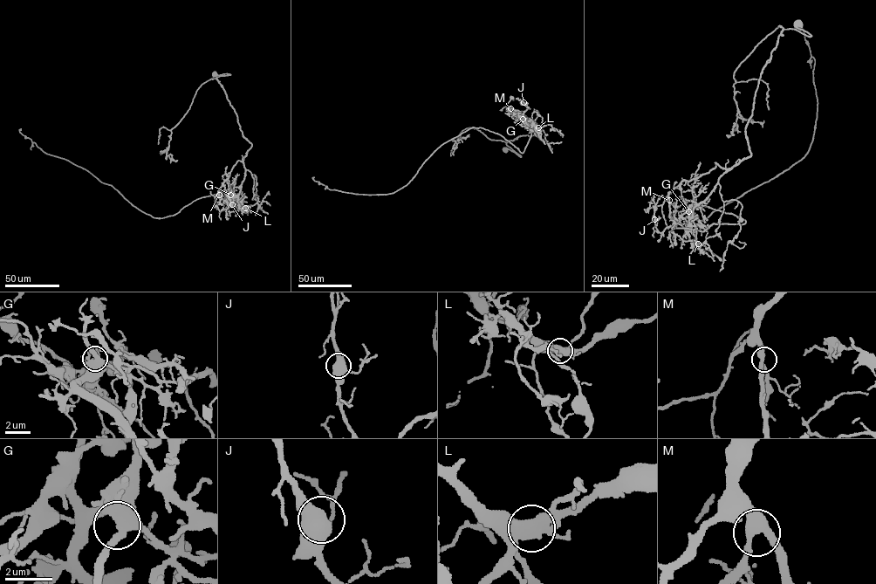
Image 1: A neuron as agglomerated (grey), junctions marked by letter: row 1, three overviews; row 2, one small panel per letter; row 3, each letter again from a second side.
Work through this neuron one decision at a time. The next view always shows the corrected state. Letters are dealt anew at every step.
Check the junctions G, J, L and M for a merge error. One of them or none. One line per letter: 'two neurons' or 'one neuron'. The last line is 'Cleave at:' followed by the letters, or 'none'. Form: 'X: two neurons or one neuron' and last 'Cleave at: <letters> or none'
G: one neuron
J: one neuron
L: two neurons
M: one neuron
Cleave at: L

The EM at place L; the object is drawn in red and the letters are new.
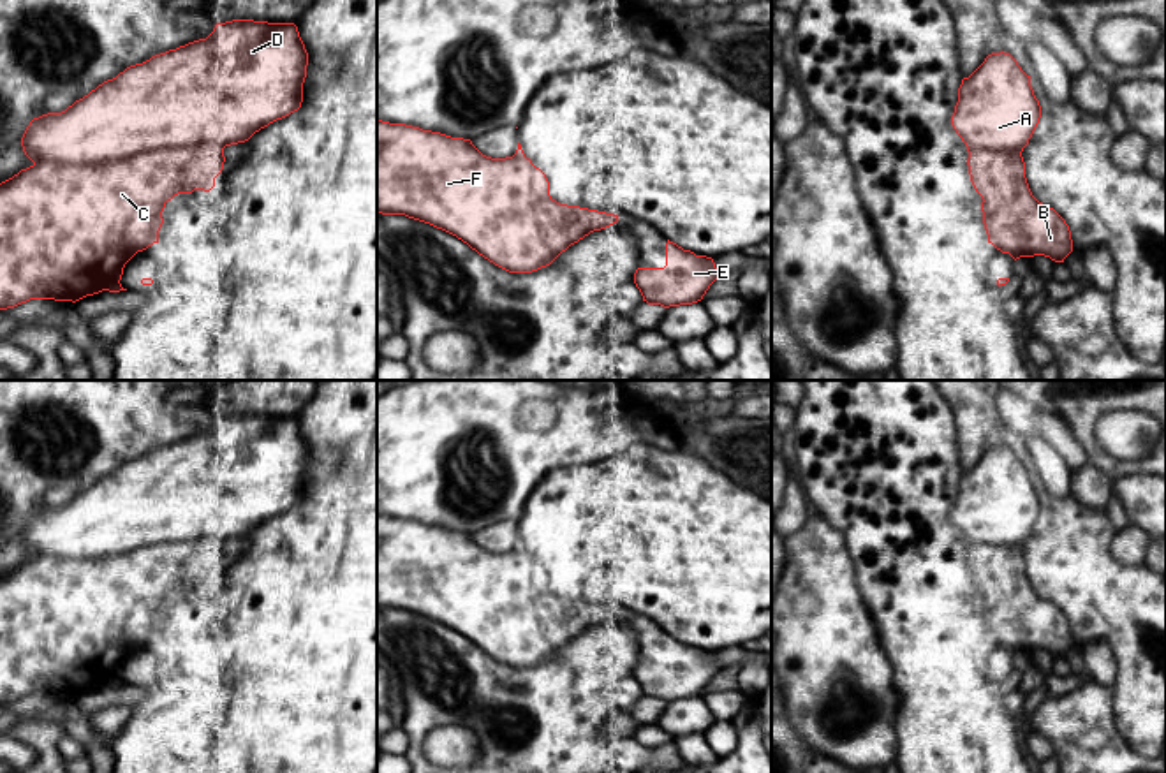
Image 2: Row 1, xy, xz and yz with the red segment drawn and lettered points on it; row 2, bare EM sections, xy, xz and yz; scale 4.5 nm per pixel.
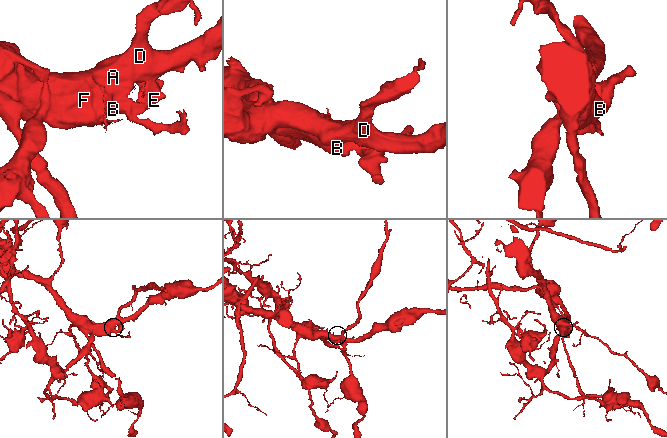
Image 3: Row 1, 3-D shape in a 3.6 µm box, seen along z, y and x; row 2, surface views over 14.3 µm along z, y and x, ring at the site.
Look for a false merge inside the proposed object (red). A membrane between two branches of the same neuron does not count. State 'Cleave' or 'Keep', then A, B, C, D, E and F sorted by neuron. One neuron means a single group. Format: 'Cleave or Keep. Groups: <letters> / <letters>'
Cleave. Groups: A D / B C E F

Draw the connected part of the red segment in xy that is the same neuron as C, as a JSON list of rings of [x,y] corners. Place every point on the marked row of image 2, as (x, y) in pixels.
[[[211,146],[199,148],[166,148],[162,151],[148,151],[123,160],[100,164],[60,164],[35,162],[21,169],[12,178],[0,183],[0,310],[14,308],[30,299],[79,301],[86,296],[99,294],[118,276],[125,264],[137,254],[137,213],[157,204],[166,208],[166,202],[178,194],[192,194],[199,185],[211,178]]]

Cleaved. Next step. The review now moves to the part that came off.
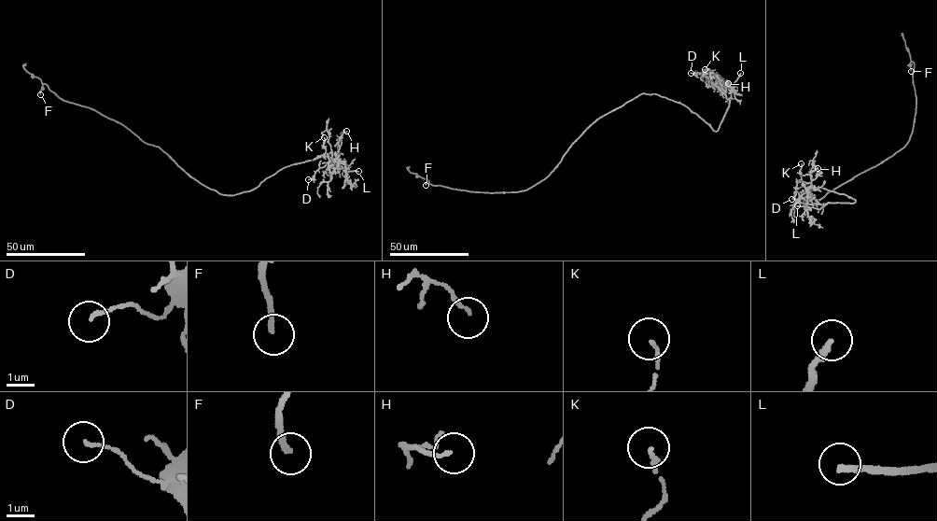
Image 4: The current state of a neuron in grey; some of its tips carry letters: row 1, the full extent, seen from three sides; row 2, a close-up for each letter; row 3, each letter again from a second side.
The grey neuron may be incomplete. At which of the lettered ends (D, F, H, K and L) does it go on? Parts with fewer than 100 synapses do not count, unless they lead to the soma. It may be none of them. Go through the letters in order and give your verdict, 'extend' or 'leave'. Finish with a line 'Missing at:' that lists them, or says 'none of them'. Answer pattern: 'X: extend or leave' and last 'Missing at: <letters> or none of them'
D: leave
F: leave
H: leave
K: leave
L: extend
Missing at: L

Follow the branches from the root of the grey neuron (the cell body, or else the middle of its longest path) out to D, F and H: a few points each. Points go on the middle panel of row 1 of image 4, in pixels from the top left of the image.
D: (598, 119), (642, 93), (654, 93), (679, 102), (716, 131), (729, 100), (708, 77), (691, 73)
F: (598, 119), (571, 145), (549, 175), (524, 190), (477, 192), (433, 185), (427, 181), (426, 185)
H: (598, 119), (642, 93), (654, 93), (679, 102), (716, 131), (729, 100), (714, 84), (720, 78), (728, 83)

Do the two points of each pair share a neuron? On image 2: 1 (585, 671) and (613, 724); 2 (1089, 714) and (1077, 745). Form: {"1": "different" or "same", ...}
{"1": "different", "2": "same"}

